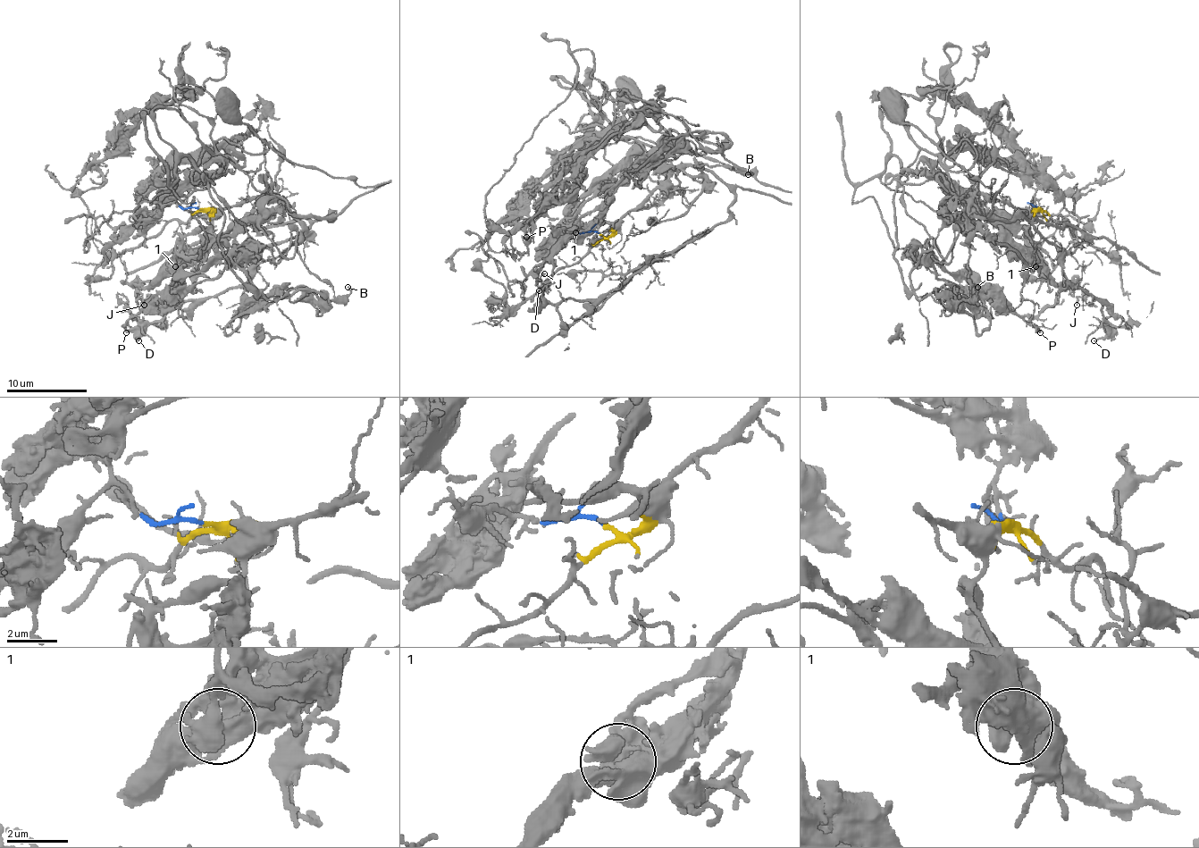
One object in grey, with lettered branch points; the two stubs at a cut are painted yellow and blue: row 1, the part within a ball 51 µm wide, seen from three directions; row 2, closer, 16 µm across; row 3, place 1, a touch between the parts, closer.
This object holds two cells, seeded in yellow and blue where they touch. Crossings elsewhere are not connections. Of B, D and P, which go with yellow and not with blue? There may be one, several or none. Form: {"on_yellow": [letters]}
{"on_yellow": ["D"]}

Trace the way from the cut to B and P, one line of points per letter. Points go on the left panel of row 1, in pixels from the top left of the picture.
B: (197, 207), (169, 196), (146, 220), (212, 180), (246, 228), (246, 276), (268, 298), (339, 300), (347, 287)
P: (197, 207), (169, 196), (146, 220), (207, 177), (247, 232), (244, 248), (212, 278), (153, 297), (127, 333)

